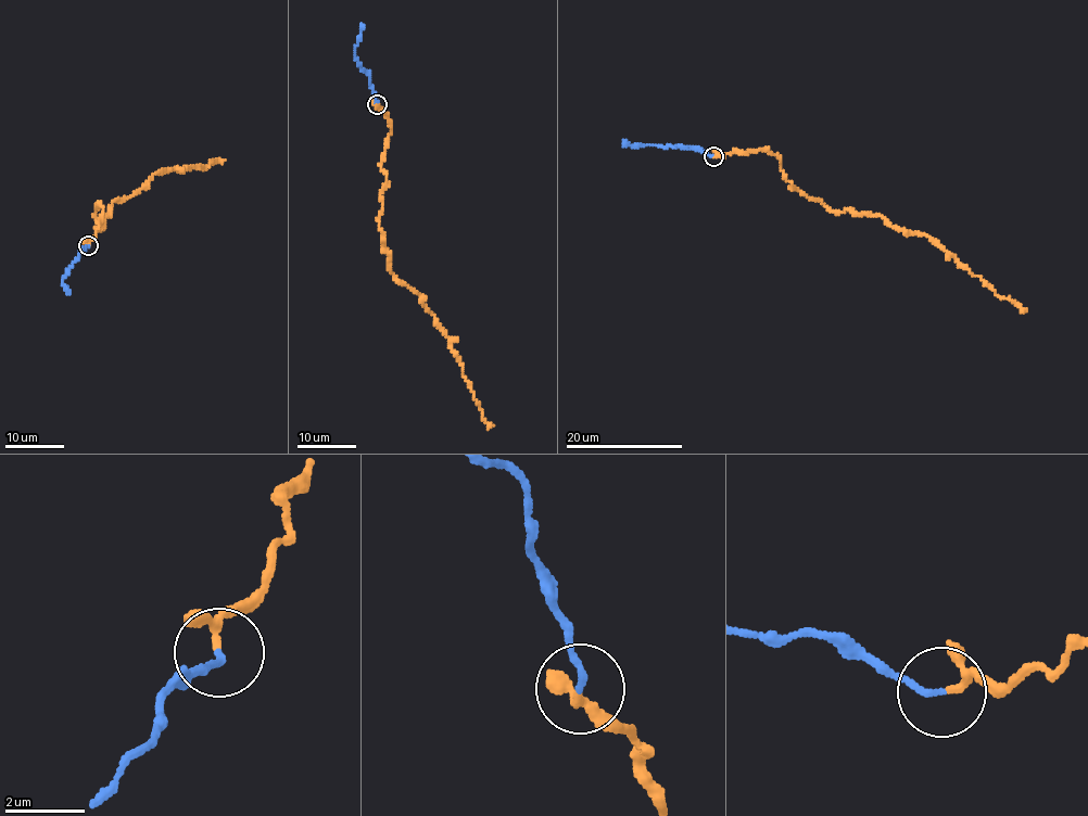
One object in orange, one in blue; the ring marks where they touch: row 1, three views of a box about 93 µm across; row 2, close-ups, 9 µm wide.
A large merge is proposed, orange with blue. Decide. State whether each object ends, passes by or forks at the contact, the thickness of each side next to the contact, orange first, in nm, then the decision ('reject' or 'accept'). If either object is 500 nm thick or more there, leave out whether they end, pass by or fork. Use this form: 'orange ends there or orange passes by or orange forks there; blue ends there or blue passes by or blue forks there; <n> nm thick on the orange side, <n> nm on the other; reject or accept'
orange passes by; blue ends there; 150 nm thick on the orange side, 160 nm on the other; accept

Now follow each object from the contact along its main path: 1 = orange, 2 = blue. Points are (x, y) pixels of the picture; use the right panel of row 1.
1: (713, 157), (766, 150), (807, 196), (936, 240), (1022, 311)
2: (713, 157), (695, 149), (622, 145)

